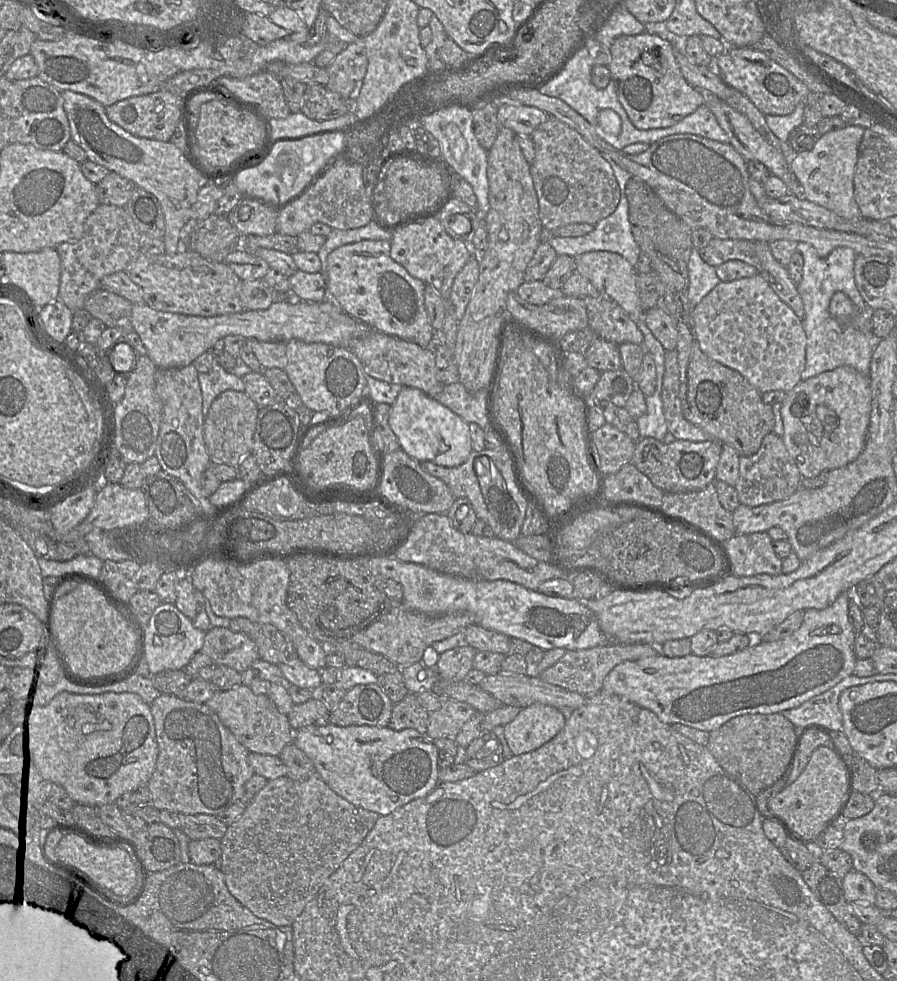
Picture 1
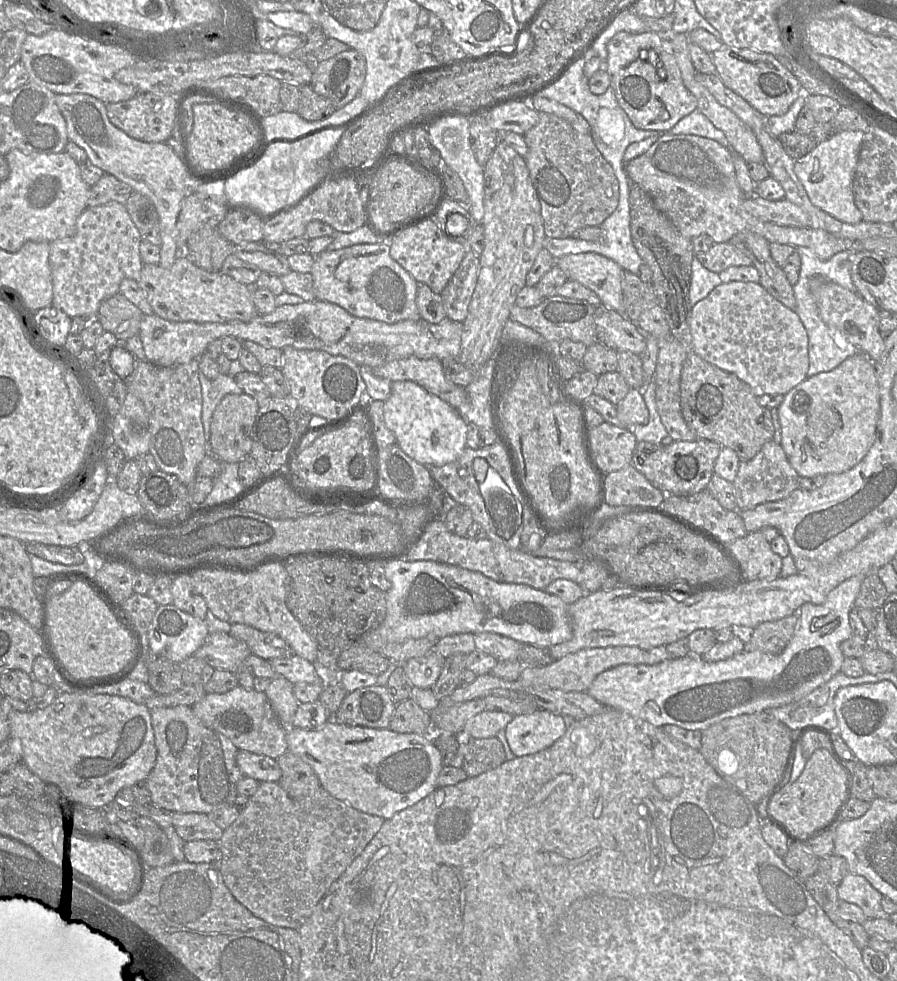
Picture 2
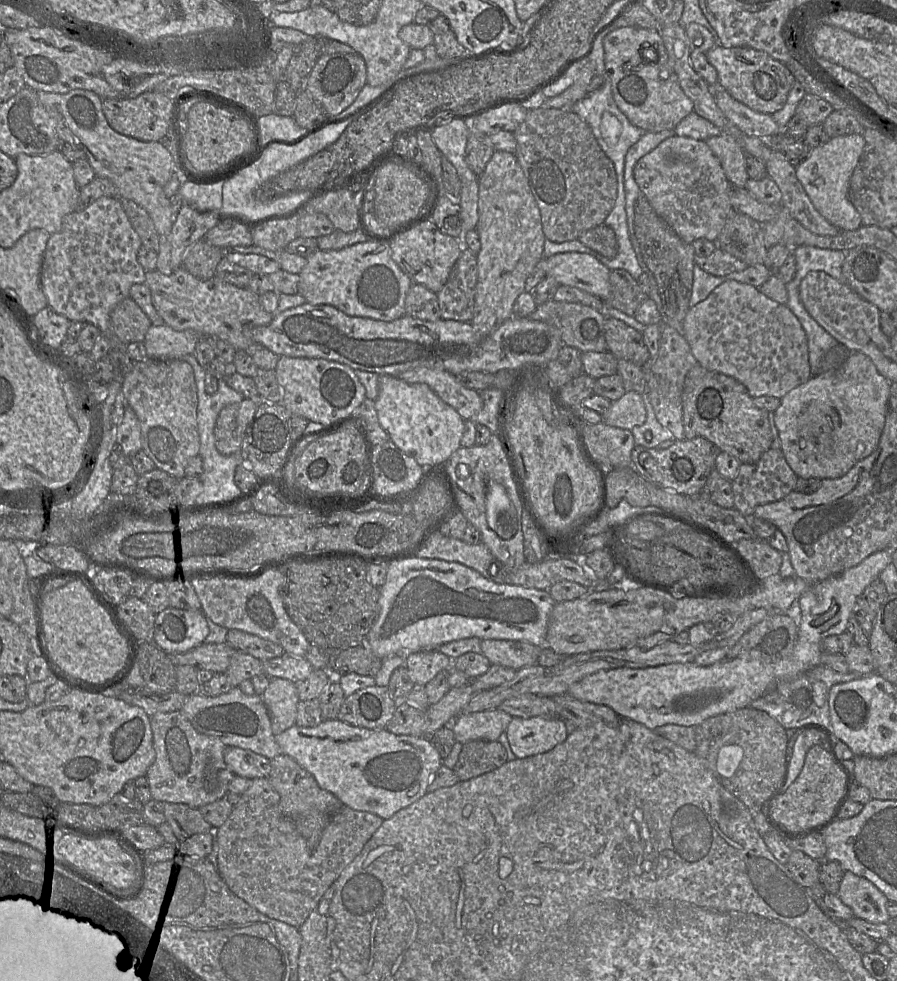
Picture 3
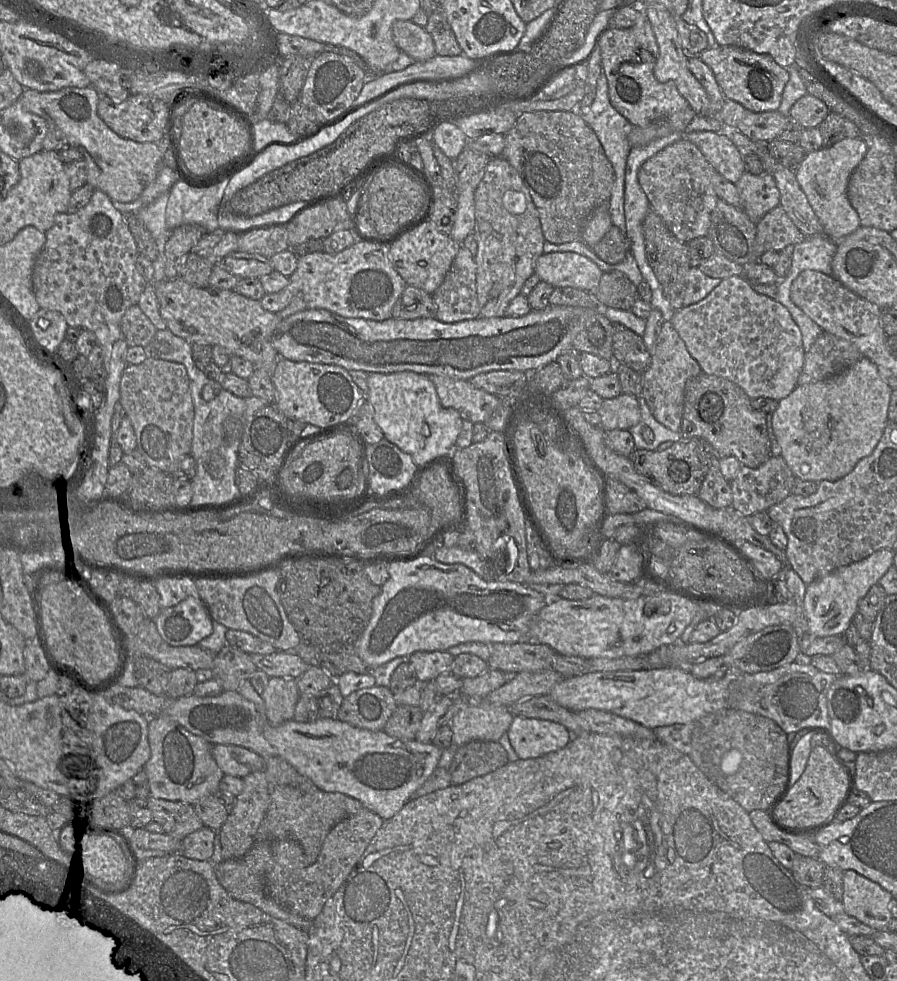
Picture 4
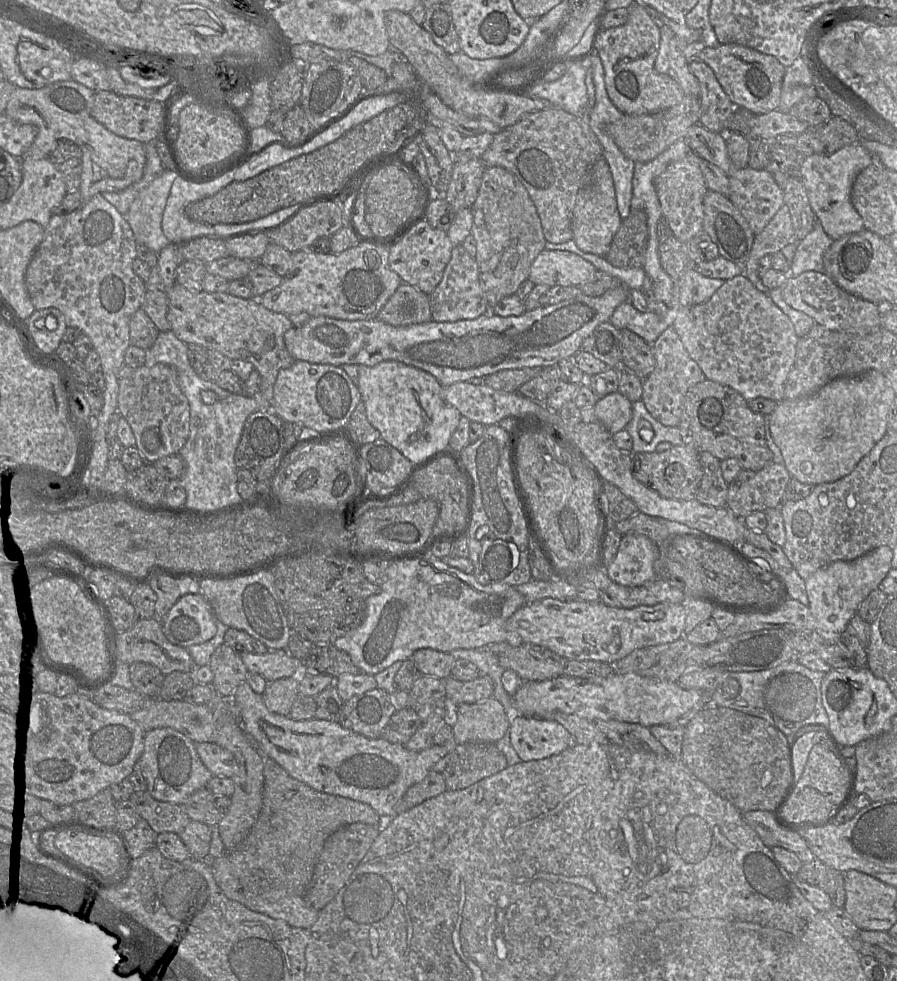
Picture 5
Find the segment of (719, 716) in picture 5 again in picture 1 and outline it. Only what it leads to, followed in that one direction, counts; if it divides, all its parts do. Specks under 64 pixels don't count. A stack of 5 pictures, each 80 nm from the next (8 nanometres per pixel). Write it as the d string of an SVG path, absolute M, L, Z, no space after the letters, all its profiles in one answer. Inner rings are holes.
M781 713L775 714L745 714L741 716L736 716L730 719L728 722L723 724L720 728L709 732L709 741L707 744L707 748L715 757L717 762L720 766L730 773L731 775L735 776L737 779L741 781L741 783L754 795L759 795L762 791L765 791L771 788L780 778L782 778L783 774L786 772L788 768L788 764L791 763L793 765L794 761L794 750L796 749L795 738L796 738L796 727Z

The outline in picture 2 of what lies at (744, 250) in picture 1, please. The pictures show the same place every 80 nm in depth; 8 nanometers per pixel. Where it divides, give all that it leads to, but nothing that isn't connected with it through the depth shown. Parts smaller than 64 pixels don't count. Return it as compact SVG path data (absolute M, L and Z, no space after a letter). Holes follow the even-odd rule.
M729 242L714 243L707 252L695 256L706 269L717 274L732 266L752 265L752 260Z

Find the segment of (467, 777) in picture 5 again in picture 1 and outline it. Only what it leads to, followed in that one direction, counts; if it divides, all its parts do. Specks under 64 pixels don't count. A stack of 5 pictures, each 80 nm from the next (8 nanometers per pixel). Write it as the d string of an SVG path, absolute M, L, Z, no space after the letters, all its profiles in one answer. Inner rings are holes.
M483 732L467 747L465 763L475 773L497 766L503 761L502 745L492 732Z

